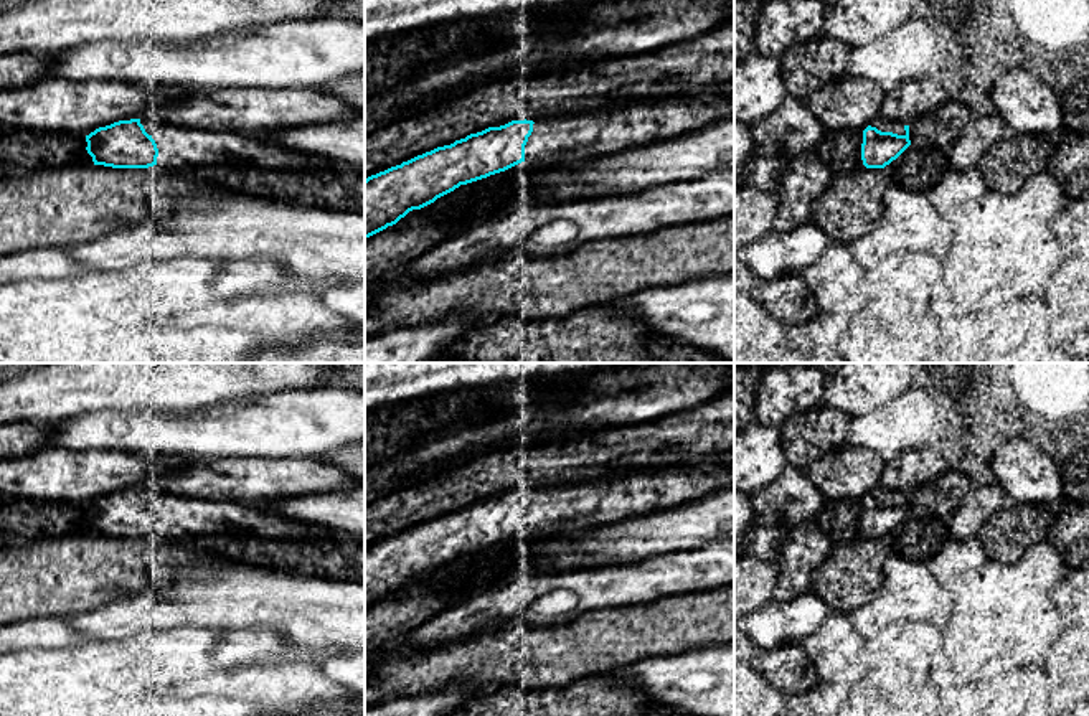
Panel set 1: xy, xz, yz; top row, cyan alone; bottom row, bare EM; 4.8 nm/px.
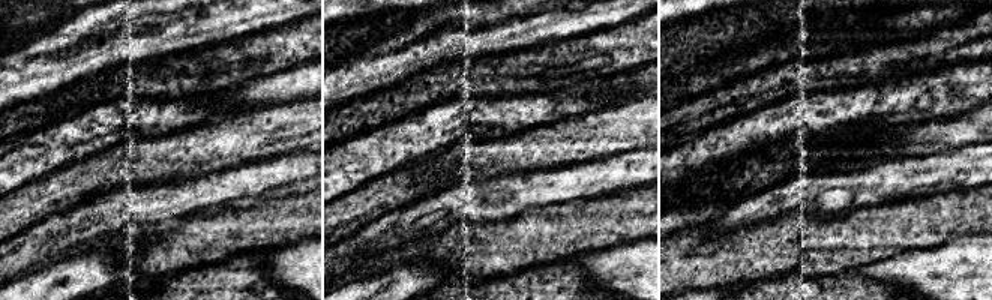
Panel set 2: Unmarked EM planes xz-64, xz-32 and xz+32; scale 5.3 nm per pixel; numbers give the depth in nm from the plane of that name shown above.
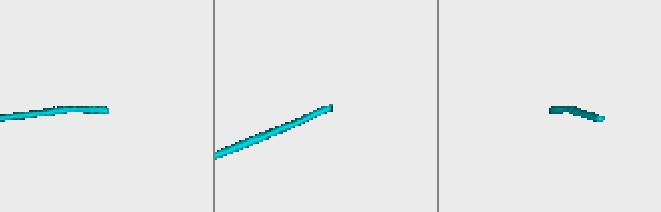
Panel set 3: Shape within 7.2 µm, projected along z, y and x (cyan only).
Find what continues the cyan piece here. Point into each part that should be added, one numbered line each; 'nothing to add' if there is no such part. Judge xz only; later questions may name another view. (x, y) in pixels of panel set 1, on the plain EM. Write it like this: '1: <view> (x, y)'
1: xz (555, 512)

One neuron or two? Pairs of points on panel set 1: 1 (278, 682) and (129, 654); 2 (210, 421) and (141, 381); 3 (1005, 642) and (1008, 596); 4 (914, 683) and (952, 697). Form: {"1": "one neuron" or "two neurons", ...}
{"1": "one neuron", "2": "two neurons", "3": "one neuron", "4": "two neurons"}

